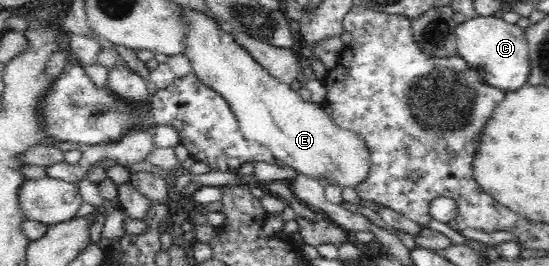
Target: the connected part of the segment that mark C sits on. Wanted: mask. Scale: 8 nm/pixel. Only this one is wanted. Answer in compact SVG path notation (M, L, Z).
M475 16L468 18L456 28L456 46L458 55L475 68L483 81L497 90L514 92L529 85L530 47L526 39L526 31L493 16Z

